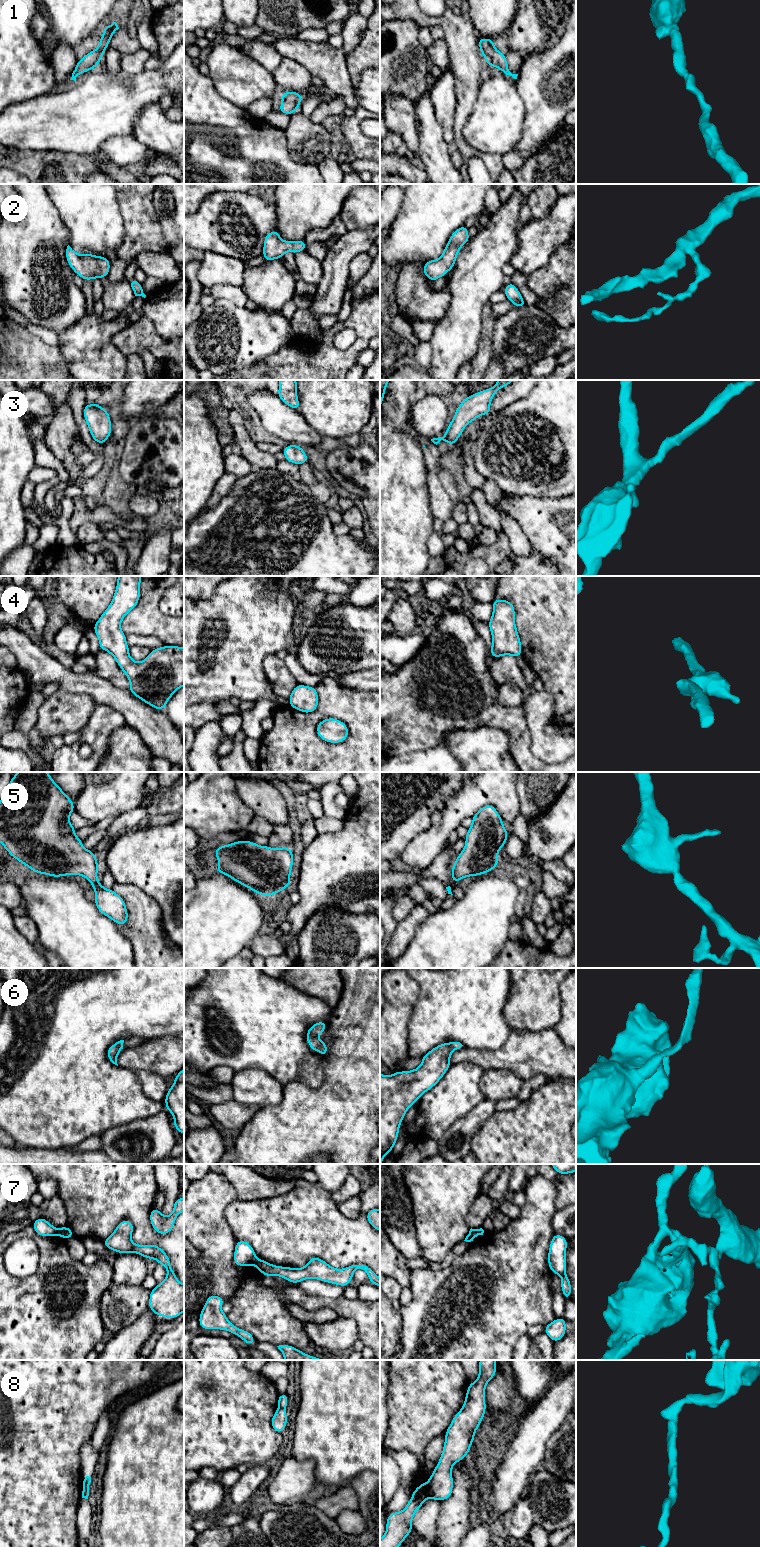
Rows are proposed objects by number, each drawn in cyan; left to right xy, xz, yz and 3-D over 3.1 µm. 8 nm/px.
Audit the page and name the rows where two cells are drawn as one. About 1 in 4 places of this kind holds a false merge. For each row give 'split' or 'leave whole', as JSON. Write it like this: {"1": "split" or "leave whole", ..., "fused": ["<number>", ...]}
{"1": "leave whole", "2": "leave whole", "3": "leave whole", "4": "leave whole", "5": "leave whole", "6": "leave whole", "7": "split", "8": "split", "fused": ["7", "8"]}

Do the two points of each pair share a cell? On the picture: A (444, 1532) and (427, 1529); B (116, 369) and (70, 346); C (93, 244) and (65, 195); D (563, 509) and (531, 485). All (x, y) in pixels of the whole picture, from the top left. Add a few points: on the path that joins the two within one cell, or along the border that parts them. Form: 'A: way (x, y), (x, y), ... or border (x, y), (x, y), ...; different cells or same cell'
A: border (440, 1507), (436, 1521), (436, 1536); different cells
B: way (105, 369), (81, 346); same cell
C: way (93, 232), (93, 223), (77, 207); same cell
D: border (524, 494), (538, 497), (565, 496); different cells

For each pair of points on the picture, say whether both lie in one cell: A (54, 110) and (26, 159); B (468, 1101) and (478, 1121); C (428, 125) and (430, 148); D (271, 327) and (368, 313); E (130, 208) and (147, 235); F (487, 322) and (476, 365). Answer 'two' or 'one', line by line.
A: two
B: two
C: one
D: two
E: one
F: one

